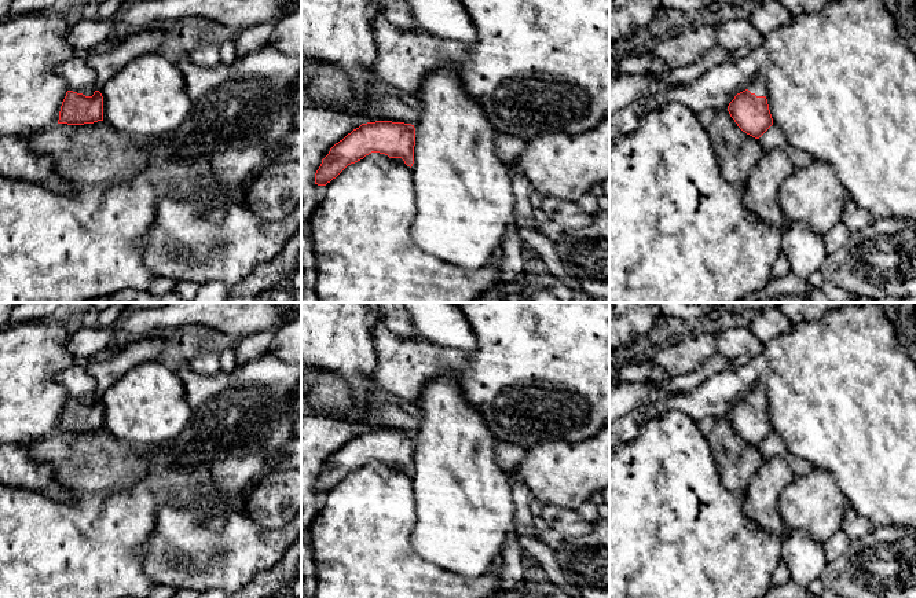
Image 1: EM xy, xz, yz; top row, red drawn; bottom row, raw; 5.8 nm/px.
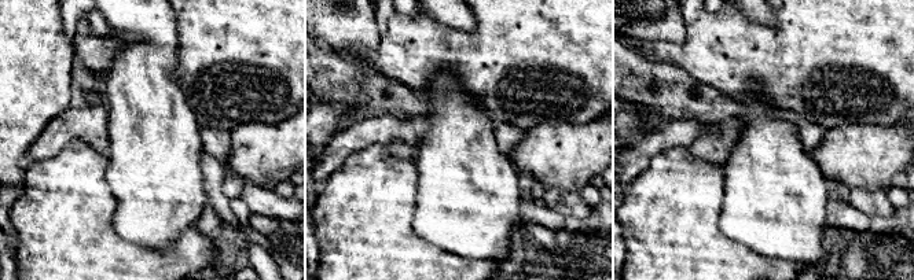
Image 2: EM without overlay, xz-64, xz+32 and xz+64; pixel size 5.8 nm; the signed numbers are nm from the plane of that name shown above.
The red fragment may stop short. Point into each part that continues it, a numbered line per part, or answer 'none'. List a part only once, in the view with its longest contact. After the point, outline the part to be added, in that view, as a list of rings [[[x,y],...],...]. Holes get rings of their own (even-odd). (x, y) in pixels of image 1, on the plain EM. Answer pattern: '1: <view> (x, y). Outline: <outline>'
1: yz (758, 395). Outline: [[[756,384],[755,388],[747,395],[751,401],[756,404],[766,404],[766,388],[763,384]]]

